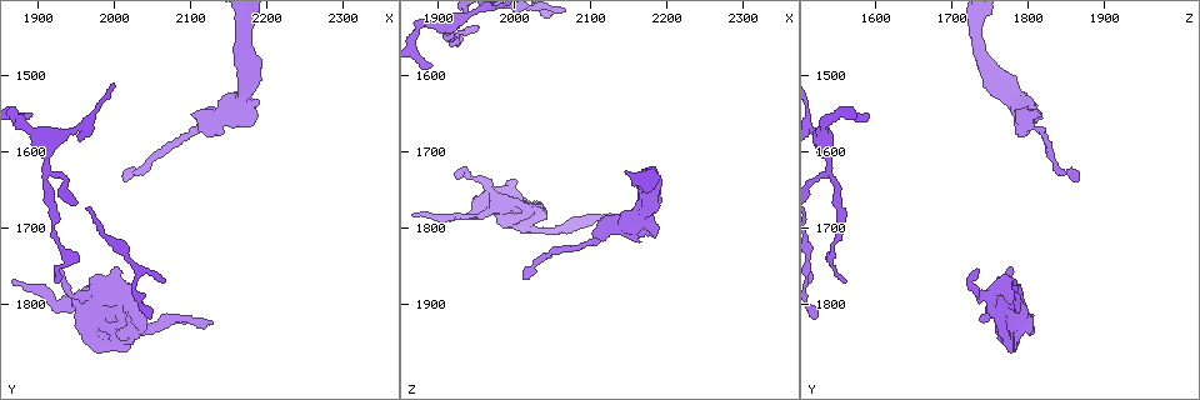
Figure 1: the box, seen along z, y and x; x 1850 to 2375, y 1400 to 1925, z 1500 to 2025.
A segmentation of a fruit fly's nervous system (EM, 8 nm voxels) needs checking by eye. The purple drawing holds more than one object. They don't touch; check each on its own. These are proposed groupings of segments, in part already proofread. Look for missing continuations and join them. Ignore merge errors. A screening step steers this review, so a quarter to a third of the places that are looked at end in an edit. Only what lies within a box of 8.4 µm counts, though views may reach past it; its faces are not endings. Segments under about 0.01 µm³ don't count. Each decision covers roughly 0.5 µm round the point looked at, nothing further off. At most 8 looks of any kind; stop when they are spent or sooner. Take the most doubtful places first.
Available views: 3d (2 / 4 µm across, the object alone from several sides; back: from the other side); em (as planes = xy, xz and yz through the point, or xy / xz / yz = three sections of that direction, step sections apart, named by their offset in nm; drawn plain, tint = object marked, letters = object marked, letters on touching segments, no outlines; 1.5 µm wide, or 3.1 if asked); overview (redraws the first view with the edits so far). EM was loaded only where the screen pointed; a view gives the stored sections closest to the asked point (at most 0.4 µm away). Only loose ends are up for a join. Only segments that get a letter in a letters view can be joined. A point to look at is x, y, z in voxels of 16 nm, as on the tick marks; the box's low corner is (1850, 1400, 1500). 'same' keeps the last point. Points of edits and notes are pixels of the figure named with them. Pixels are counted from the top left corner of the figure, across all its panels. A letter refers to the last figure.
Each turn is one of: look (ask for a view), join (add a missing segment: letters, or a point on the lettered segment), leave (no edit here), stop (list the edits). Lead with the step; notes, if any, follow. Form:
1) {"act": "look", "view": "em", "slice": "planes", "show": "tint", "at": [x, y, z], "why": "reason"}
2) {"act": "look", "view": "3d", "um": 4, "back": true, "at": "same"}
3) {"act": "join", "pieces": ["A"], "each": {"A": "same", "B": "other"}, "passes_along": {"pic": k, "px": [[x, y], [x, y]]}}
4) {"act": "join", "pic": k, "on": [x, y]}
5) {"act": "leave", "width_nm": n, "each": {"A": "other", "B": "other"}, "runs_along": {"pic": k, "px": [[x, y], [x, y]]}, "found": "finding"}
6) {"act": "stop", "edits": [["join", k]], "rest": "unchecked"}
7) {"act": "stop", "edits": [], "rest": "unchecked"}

{"act": "look", "view": "em", "slice": "xz", "step": 4, "show": "letters", "at": [1895, 1545, 1585], "why": "thin end"}

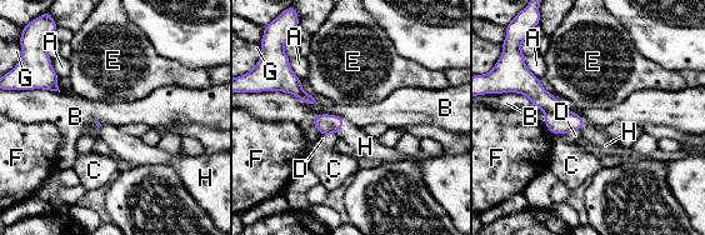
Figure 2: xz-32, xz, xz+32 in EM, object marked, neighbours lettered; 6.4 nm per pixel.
{"act": "look", "view": "em", "slice": "xy", "step": 4, "show": "letters", "at": "same"}

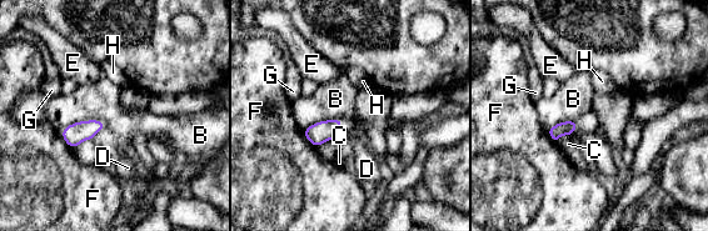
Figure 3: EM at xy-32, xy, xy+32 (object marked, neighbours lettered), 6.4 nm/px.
{"act": "join", "pieces": ["H"], "each": {"B": "other", "C": "other", "D": "other", "E": "other", "F": "other", "G": "other", "H": "same"}, "passes_along": {"pic": 3, "px": [[322, 131], [340, 125], [347, 124]]}, "found": "it goes on there"}

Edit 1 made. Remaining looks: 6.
{"act": "look", "view": "em", "slice": "xy", "step": 4, "show": "tint", "at": [2130, 1825, 1780], "why": "free end"}

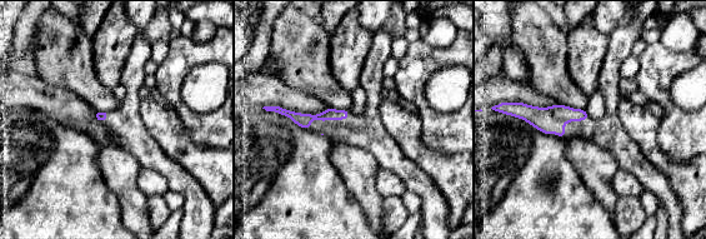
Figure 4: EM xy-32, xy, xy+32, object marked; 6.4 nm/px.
{"act": "look", "view": "em", "slice": "xz", "step": 8, "show": "letters", "at": "same"}

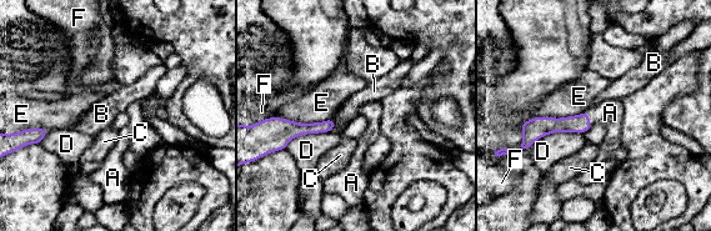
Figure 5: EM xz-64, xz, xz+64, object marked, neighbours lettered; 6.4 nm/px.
{"act": "join", "pieces": ["A"], "longest_contact_nm": ["E", 400], "each": {"A": "same", "B": "other", "C": "other", "D": "other", "E": "other", "F": "other"}, "found": "the cell continues"}

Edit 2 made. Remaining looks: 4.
{"act": "stop", "edits": [["join", 3], ["join", 5]], "rest": "unchecked"}

